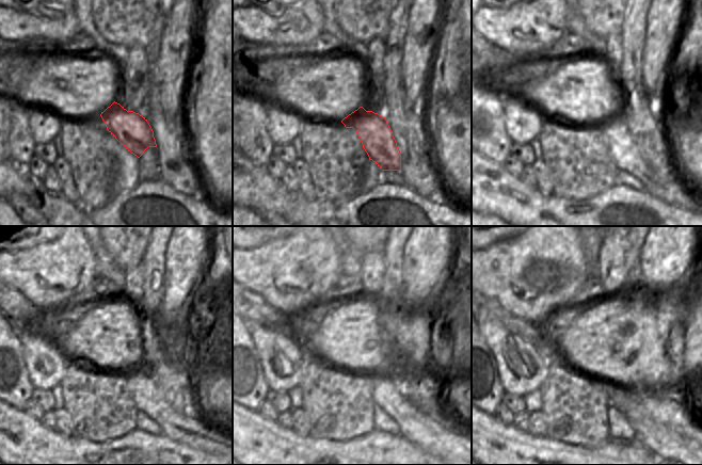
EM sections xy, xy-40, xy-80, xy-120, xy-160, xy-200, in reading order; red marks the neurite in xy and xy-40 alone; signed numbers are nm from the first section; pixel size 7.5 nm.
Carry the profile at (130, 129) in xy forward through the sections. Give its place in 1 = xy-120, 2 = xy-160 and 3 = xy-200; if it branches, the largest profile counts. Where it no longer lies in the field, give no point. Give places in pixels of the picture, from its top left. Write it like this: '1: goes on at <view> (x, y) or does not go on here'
1: goes on at xy-120 (190, 430)
2: goes on at xy-160 (418, 429)
3: goes on at xy-200 (624, 396)

